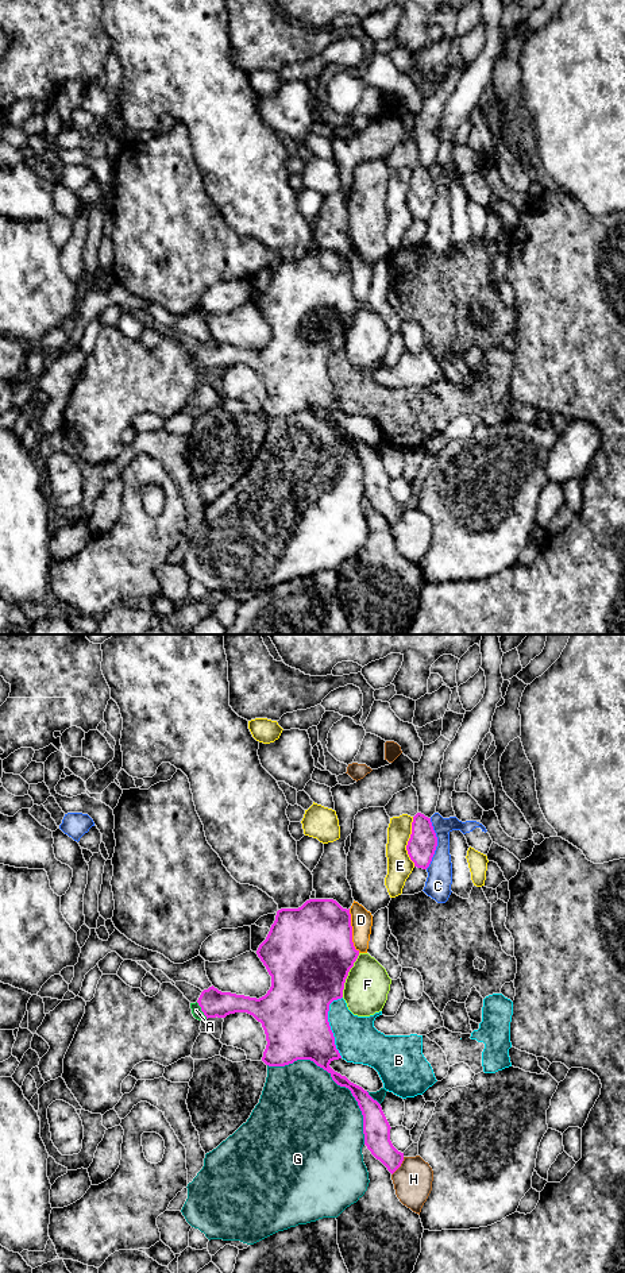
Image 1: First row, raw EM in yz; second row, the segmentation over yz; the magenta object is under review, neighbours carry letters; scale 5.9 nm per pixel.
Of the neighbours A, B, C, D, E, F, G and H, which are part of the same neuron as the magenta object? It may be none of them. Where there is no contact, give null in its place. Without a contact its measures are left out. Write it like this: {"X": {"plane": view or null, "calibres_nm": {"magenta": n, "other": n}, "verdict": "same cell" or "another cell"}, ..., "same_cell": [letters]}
{"A": {"plane": "yz", "calibres_nm": {"magenta": 160, "other": 60}, "verdict": "same cell"}, "B": {"plane": "yz", "calibres_nm": {"magenta": 400, "other": 260}, "verdict": "another cell"}, "C": {"plane": "yz", "calibres_nm": {"magenta": 170, "other": 160}, "verdict": "another cell"}, "D": {"plane": "yz", "calibres_nm": {"magenta": 480, "other": 130}, "verdict": "another cell"}, "E": {"plane": "yz", "calibres_nm": {"magenta": 170, "other": 150}, "verdict": "another cell"}, "F": {"plane": "yz", "calibres_nm": {"magenta": 500, "other": 260}, "verdict": "another cell"}, "G": {"plane": "yz", "calibres_nm": {"magenta": 200, "other": 500}, "verdict": "another cell"}, "H": {"plane": "yz", "calibres_nm": {"magenta": 160, "other": 220}, "verdict": "another cell"}, "same_cell": ["A"]}

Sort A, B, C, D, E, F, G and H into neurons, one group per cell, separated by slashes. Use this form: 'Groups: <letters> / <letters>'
Groups: A / B / C G / D / E / F / H

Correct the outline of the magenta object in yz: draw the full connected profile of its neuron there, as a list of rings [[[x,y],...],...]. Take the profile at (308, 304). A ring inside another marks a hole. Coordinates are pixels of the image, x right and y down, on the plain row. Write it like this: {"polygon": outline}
{"polygon": [[[309,251],[298,261],[281,261],[277,263],[275,273],[271,277],[266,292],[259,297],[256,306],[271,328],[271,339],[265,348],[256,351],[231,344],[221,344],[212,337],[201,344],[196,355],[190,355],[193,369],[198,373],[204,373],[216,369],[225,370],[235,364],[247,364],[261,374],[265,382],[267,397],[262,413],[266,417],[285,418],[297,412],[310,412],[317,418],[327,423],[337,437],[346,439],[351,443],[363,467],[364,497],[393,526],[401,518],[404,505],[398,504],[390,493],[391,479],[381,456],[362,439],[351,435],[346,428],[342,428],[329,418],[333,412],[342,410],[336,401],[335,389],[328,374],[329,356],[333,352],[343,350],[346,331],[359,308],[359,302],[355,301],[352,294],[350,261],[343,261],[333,251]]]}

